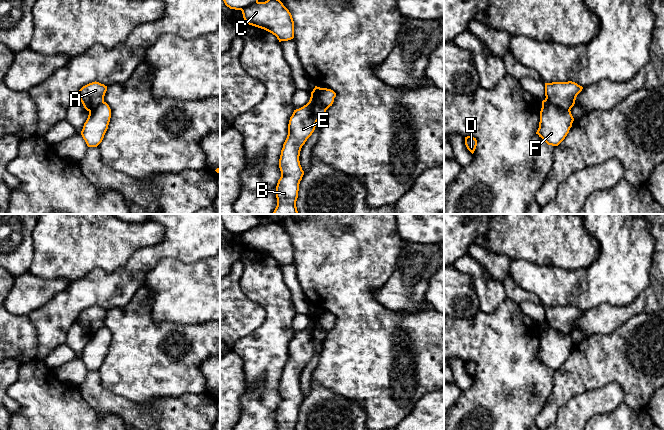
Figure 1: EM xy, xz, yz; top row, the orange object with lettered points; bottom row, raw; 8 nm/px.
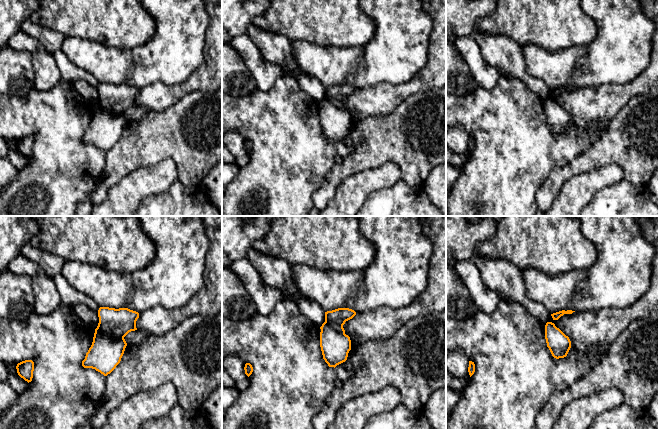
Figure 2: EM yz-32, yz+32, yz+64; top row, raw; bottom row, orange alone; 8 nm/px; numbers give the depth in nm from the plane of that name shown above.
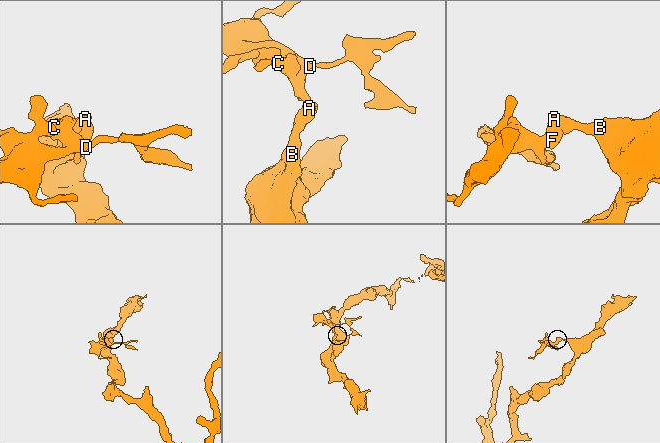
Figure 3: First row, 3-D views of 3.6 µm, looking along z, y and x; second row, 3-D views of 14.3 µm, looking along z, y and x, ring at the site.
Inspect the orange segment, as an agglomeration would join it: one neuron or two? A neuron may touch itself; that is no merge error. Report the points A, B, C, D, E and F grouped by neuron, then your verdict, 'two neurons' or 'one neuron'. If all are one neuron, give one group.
A B C D E F | one neuron

